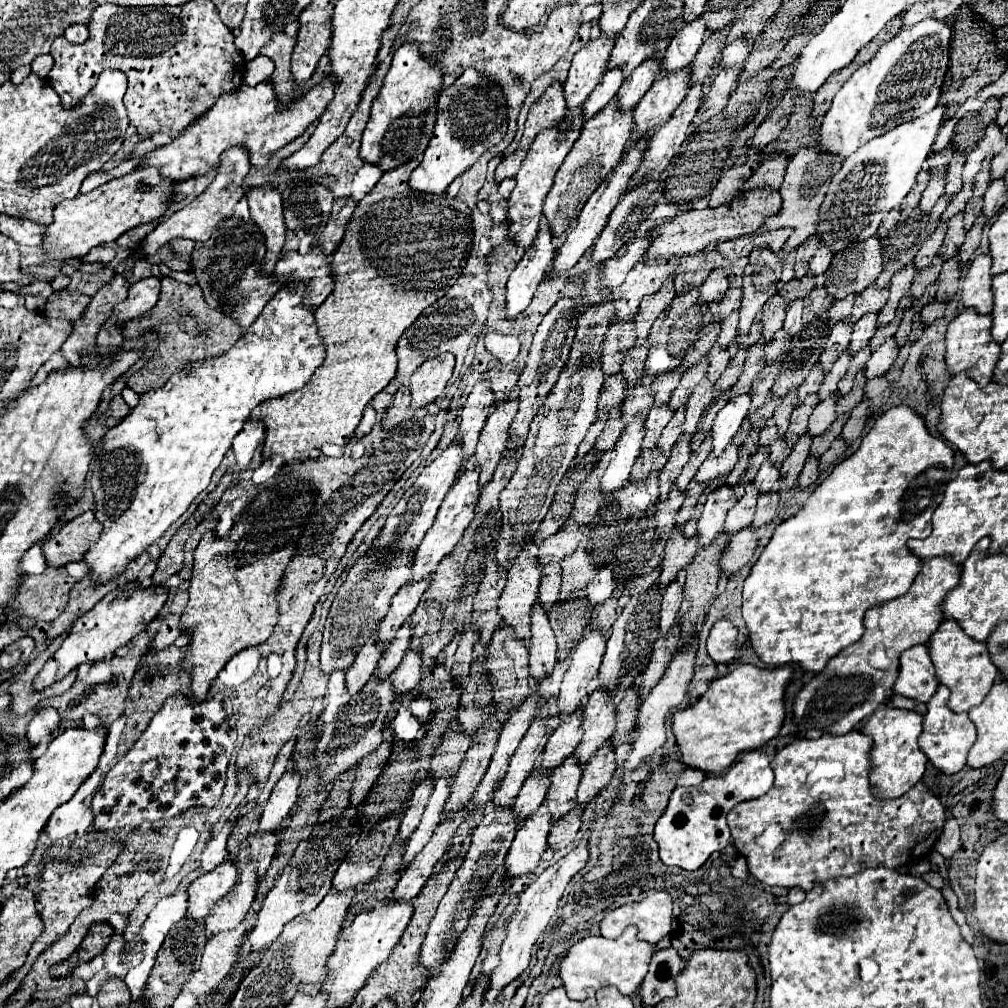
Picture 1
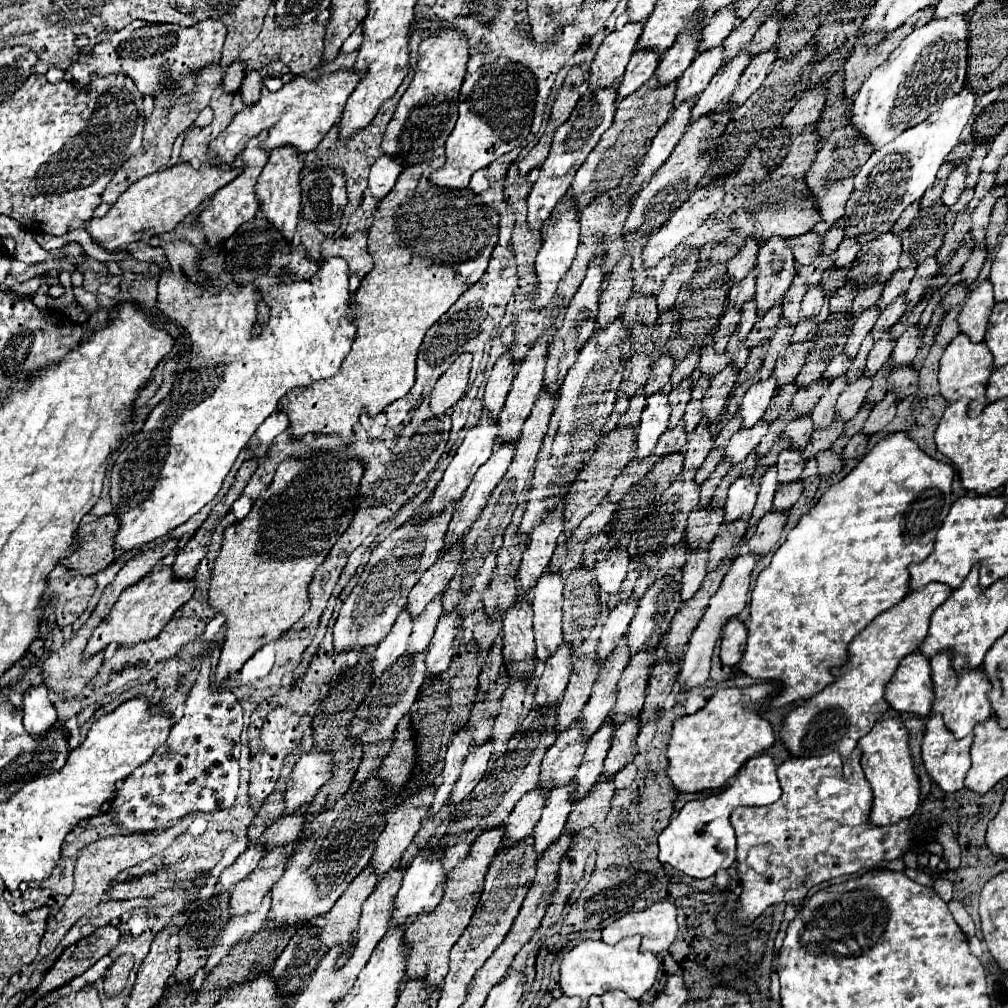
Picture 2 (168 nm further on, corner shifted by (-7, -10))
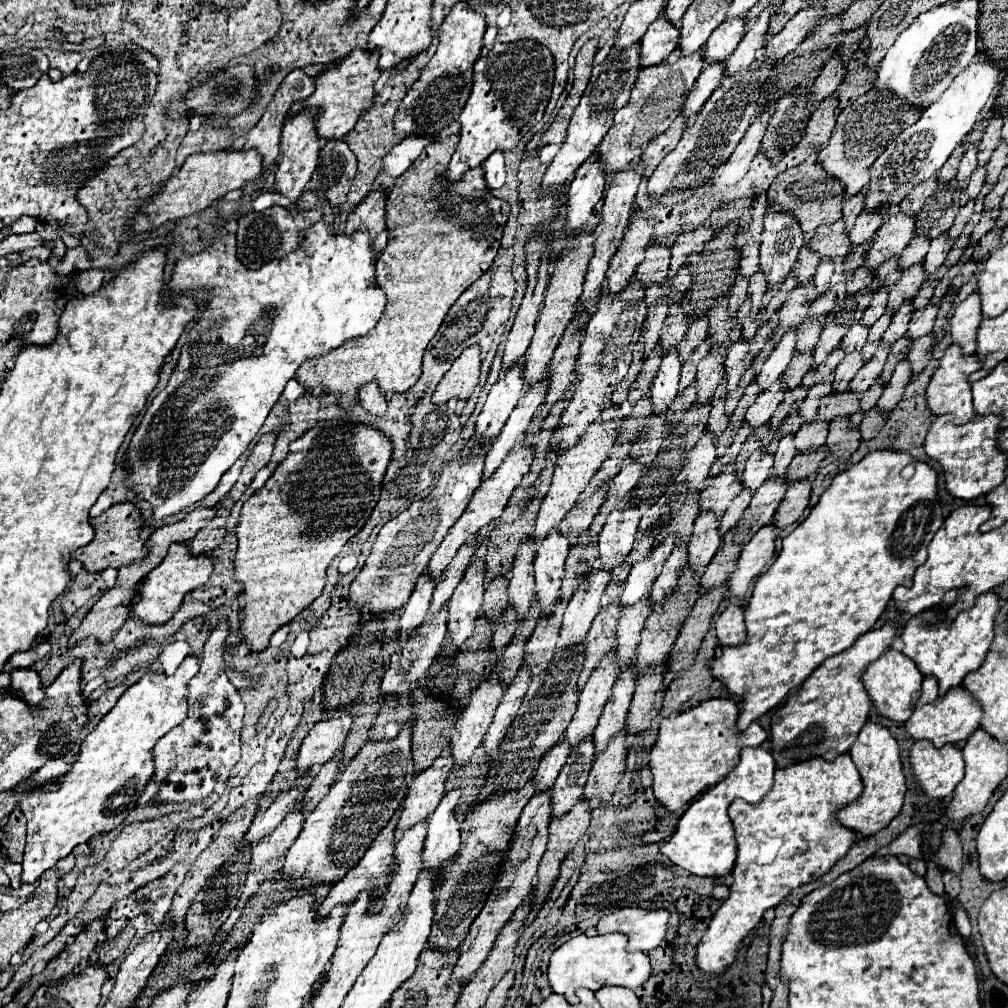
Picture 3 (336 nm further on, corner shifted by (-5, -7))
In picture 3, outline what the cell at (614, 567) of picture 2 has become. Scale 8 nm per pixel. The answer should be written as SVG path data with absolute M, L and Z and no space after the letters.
M624 508L624 510L614 510L602 532L600 532L600 560L602 564L608 564L610 570L628 556L634 544L634 536L638 530L640 514L636 508Z

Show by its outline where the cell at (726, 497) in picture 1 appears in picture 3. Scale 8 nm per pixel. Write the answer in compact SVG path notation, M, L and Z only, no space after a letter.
M754 450L752 456L746 460L746 468L742 472L744 488L750 488L752 492L770 476L770 468L774 464L774 456L766 450Z

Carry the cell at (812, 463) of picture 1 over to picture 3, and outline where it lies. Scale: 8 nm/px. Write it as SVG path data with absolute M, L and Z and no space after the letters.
M838 416L830 422L830 434L828 434L826 446L830 448L830 454L836 460L848 460L852 452L858 450L858 444L860 444L860 430L850 428L848 416Z

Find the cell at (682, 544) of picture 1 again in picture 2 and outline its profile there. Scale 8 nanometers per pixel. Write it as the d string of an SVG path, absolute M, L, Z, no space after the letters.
M694 509L688 517L686 527L686 549L688 551L706 551L714 535L722 525L722 511Z

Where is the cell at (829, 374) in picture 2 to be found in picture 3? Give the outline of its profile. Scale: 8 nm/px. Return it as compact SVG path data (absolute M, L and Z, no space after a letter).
M854 324L850 330L848 330L848 334L844 336L844 340L842 340L842 350L844 352L858 352L858 350L862 350L862 346L866 344L866 338L868 338L868 326L864 326L864 324Z

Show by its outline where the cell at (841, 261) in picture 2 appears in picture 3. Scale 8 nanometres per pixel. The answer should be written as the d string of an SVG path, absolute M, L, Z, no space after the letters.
M862 212L850 230L850 240L852 244L864 244L868 242L874 232L888 220L890 214L880 214L880 212Z

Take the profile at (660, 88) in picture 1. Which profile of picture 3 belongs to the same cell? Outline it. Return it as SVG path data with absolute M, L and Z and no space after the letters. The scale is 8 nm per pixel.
M732 18L726 20L724 24L720 24L720 28L716 28L716 32L712 32L708 44L702 48L706 62L716 62L716 60L724 60L728 58L738 42L744 38L746 34L746 20L744 18Z

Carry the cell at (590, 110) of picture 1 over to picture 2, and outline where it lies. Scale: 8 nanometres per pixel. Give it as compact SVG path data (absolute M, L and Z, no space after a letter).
M636 51L626 67L626 73L622 77L622 83L618 87L618 97L616 101L622 101L624 97L632 95L636 89L640 89L652 75L658 65L660 57L654 55L652 51Z

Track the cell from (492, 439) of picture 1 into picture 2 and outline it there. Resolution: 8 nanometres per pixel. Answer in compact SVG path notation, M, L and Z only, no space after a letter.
M550 327L538 341L536 345L528 351L528 355L524 357L524 361L518 365L518 373L514 377L514 383L512 383L512 389L506 397L506 403L504 403L504 409L496 421L496 427L498 427L498 437L496 437L496 447L502 445L502 443L516 443L518 437L520 437L520 431L522 431L522 425L524 421L528 419L534 403L536 403L536 397L542 389L542 371L544 371L544 359L546 359L546 343L550 343L550 337L554 335L556 327Z

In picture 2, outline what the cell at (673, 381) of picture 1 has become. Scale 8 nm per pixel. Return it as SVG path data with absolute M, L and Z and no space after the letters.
M693 349L684 357L684 360L674 368L670 377L673 388L677 387L684 379L687 379L692 375L693 371L698 366L700 355L700 349Z

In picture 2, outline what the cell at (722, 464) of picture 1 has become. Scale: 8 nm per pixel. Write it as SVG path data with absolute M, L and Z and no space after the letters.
M760 419L752 429L748 429L748 431L738 431L738 433L730 439L728 447L724 449L722 459L730 461L732 467L744 463L746 457L748 457L748 455L756 449L756 445L760 443L760 439L766 435L766 429L768 429L768 423L766 423L764 419Z

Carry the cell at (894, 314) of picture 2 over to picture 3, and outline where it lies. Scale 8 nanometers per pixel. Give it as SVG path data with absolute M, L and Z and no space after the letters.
M922 262L906 268L902 278L890 288L888 310L898 310L908 298L916 296L924 280L926 280L926 274L924 274L924 268L922 268Z

